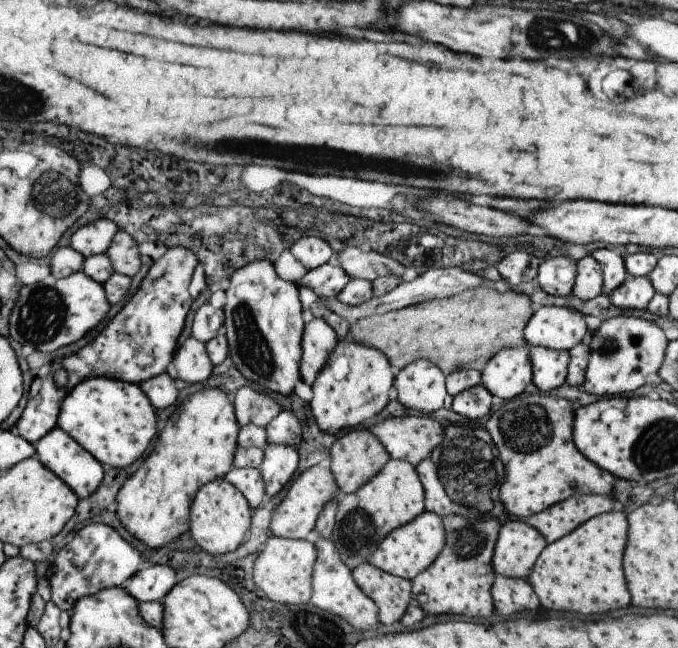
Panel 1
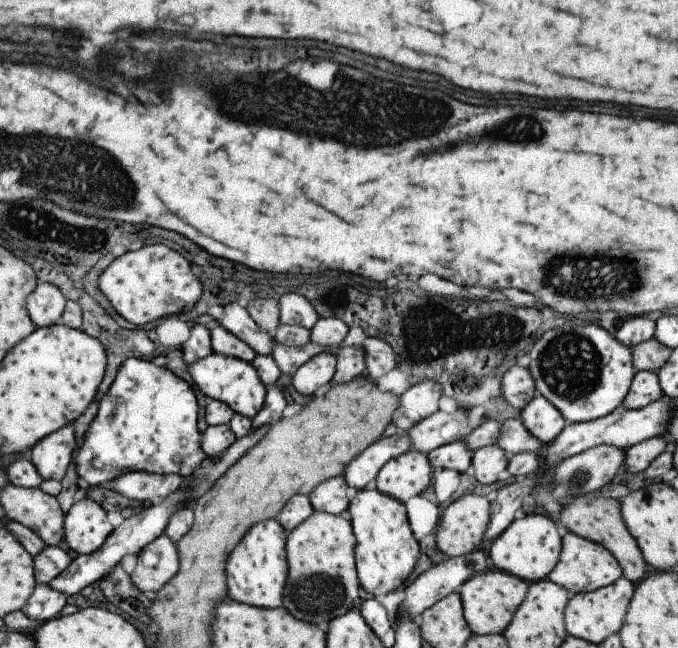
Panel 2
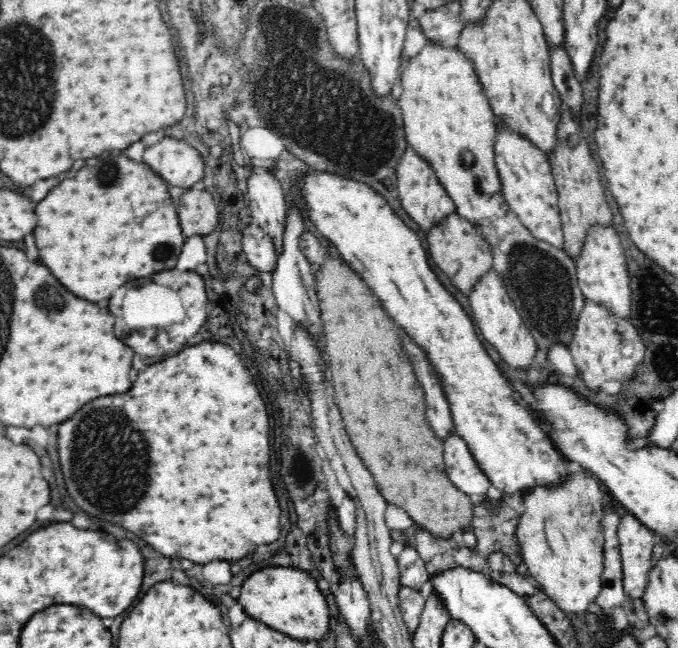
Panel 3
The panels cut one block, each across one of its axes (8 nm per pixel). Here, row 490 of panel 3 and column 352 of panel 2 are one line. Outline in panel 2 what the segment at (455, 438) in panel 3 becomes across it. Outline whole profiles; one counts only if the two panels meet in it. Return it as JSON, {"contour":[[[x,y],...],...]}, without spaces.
{"contour":[[[401,431],[388,437],[379,437],[362,450],[344,468],[343,478],[352,491],[360,491],[373,480],[380,468],[396,456],[413,450],[407,432]]]}

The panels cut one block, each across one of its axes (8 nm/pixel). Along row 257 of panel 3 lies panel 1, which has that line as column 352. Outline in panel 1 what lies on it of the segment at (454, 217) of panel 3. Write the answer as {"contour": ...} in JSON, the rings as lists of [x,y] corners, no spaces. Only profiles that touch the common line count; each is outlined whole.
{"contour":[[[351,430],[345,436],[337,438],[329,449],[328,458],[333,480],[335,480],[335,484],[341,490],[342,495],[359,490],[389,462],[389,456],[383,450],[383,446],[368,430]]]}

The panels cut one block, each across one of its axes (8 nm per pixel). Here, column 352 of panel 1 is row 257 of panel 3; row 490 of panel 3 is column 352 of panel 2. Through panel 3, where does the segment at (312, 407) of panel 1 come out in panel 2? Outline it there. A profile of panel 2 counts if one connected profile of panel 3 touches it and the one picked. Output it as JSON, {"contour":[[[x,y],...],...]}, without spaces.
{"contour":[[[377,489],[352,491],[346,510],[351,515],[350,525],[355,537],[354,563],[358,584],[367,594],[392,594],[403,582],[419,556],[419,545],[408,525],[403,503],[381,494]]]}

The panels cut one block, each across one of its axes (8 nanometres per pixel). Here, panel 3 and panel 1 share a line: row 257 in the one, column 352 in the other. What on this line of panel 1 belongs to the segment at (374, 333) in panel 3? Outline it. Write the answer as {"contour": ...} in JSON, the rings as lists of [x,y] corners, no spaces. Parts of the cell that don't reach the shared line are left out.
{"contour":[[[479,286],[455,296],[363,316],[349,326],[349,332],[355,344],[379,350],[395,372],[419,359],[435,364],[443,376],[463,369],[480,371],[502,348],[527,345],[523,329],[532,314],[530,300],[508,288],[493,288],[493,292],[495,298],[489,300],[485,298],[485,288]]]}

